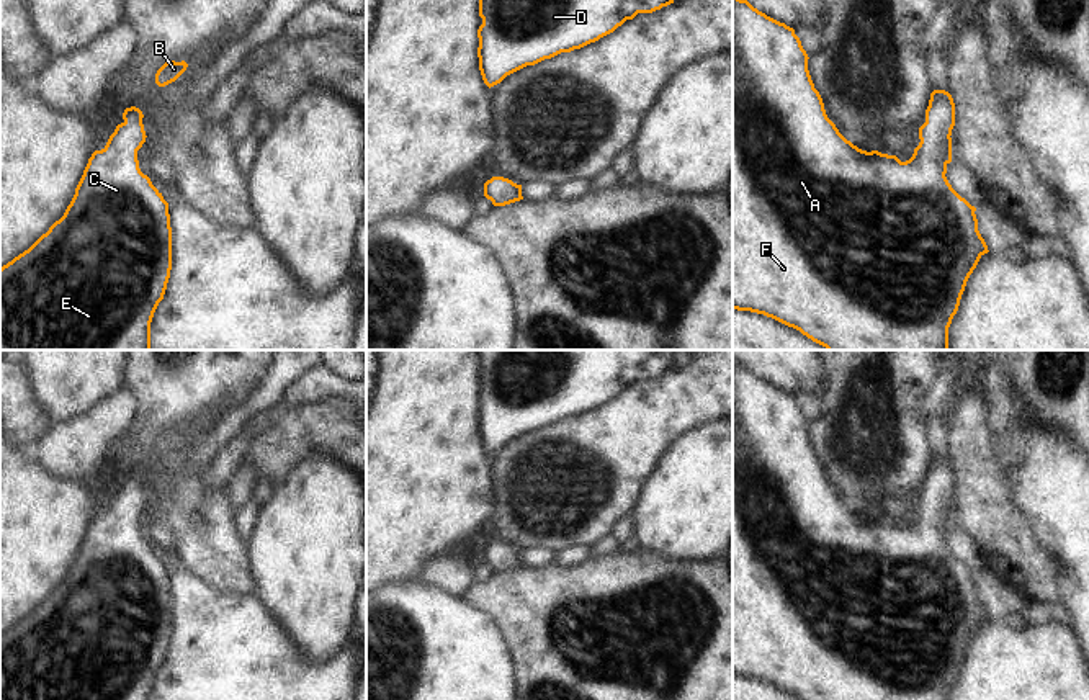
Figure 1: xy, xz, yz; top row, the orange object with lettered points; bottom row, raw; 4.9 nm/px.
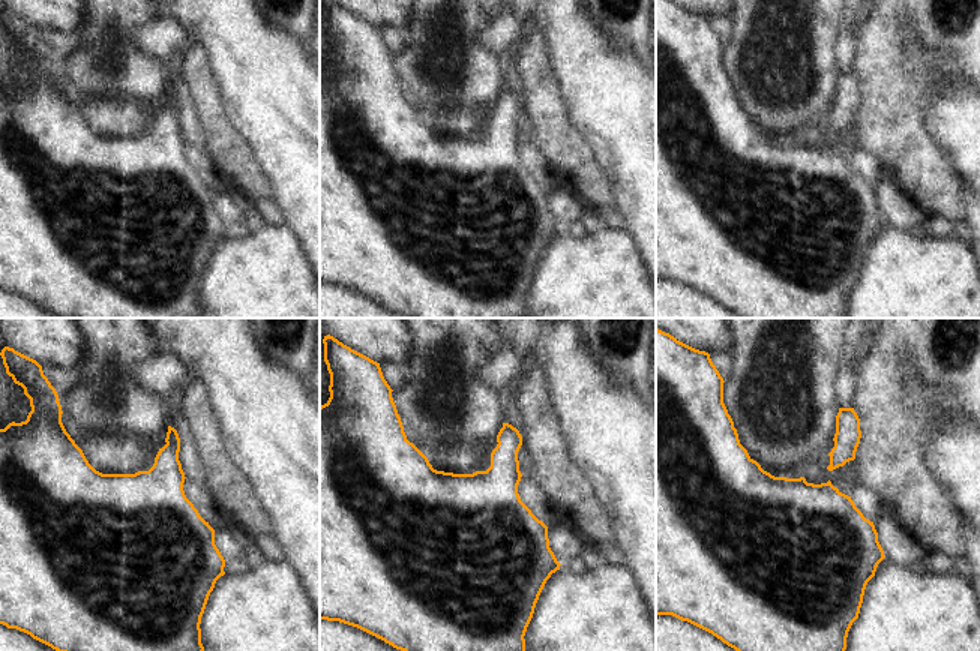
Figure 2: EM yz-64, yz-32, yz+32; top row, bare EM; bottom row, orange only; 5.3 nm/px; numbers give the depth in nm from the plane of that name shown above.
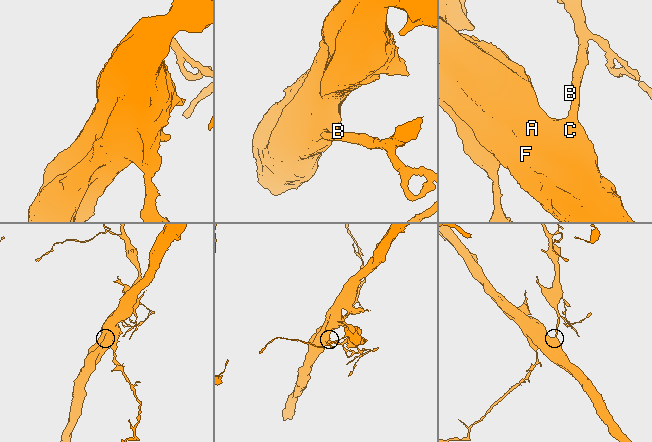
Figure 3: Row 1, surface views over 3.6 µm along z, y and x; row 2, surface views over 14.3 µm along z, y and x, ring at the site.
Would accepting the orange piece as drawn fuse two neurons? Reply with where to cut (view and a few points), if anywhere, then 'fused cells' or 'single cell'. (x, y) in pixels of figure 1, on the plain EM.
cut none; single cell

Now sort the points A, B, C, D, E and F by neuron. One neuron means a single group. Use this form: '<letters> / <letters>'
A B C D E F

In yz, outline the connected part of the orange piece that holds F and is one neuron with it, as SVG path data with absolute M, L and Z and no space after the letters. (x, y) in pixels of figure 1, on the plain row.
M733 363L733 675L751 677L772 684L788 693L800 697L801 700L948 700L953 682L958 677L961 661L966 648L976 635L979 625L988 620L988 612L978 597L976 574L961 564L948 550L945 540L947 532L952 528L952 496L955 492L955 469L948 458L934 456L930 460L929 473L925 476L925 489L919 494L919 512L909 527L901 528L896 522L881 520L878 517L862 517L847 507L836 491L827 484L822 464L814 455L808 437L808 420L801 412L795 396L780 389L765 379L754 375L747 366Z

